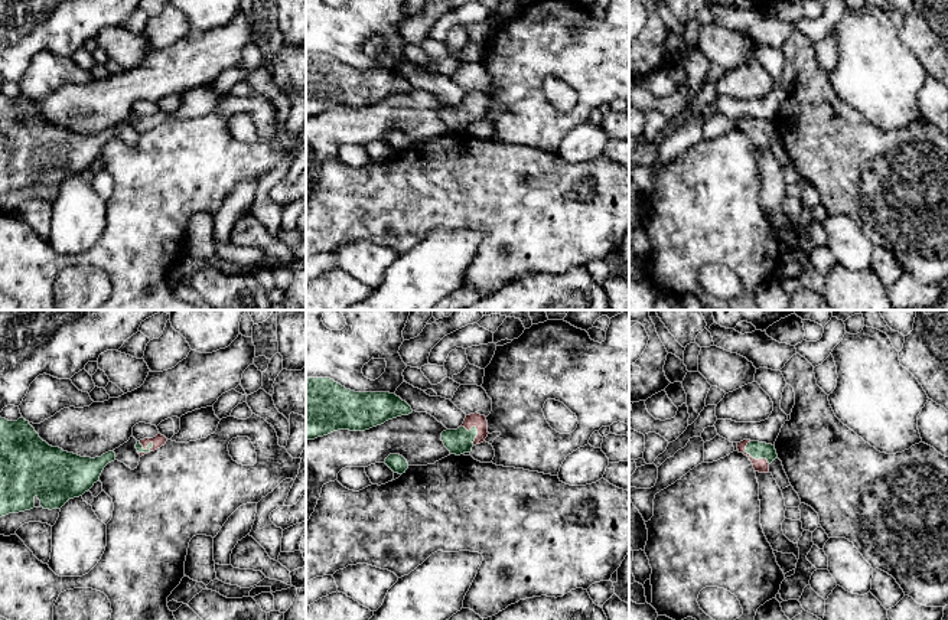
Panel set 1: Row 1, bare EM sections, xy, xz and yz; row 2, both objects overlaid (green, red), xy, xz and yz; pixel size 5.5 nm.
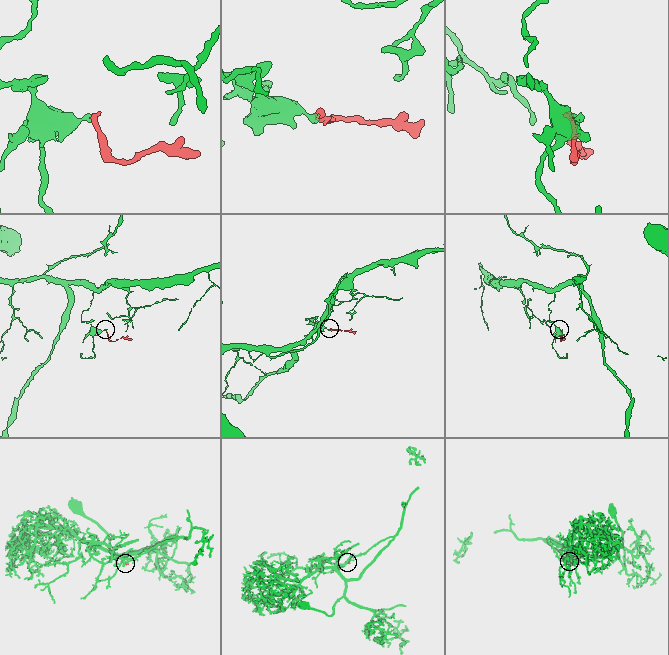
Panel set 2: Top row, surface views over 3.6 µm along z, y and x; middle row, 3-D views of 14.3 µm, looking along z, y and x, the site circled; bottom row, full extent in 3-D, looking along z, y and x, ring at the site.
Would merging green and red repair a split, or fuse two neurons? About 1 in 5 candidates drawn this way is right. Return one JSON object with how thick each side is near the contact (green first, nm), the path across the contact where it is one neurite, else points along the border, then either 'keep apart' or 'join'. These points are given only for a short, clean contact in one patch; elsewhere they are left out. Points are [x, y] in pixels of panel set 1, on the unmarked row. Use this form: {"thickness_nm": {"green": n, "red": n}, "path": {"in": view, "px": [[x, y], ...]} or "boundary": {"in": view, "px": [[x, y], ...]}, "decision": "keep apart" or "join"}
{"thickness_nm": {"green": 100, "red": 80}, "path": {"in": "yz", "px": [[758, 127], [753, 134], [762, 143]]}, "decision": "join"}

